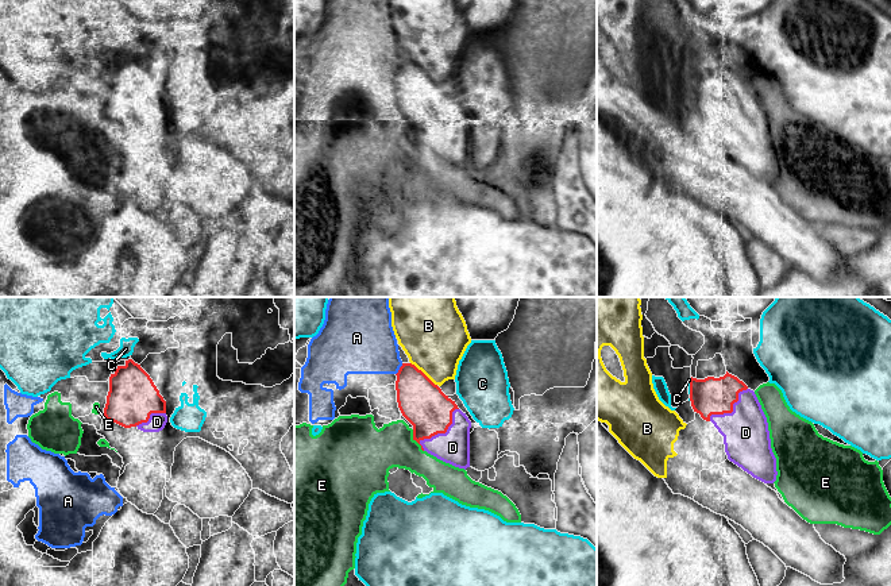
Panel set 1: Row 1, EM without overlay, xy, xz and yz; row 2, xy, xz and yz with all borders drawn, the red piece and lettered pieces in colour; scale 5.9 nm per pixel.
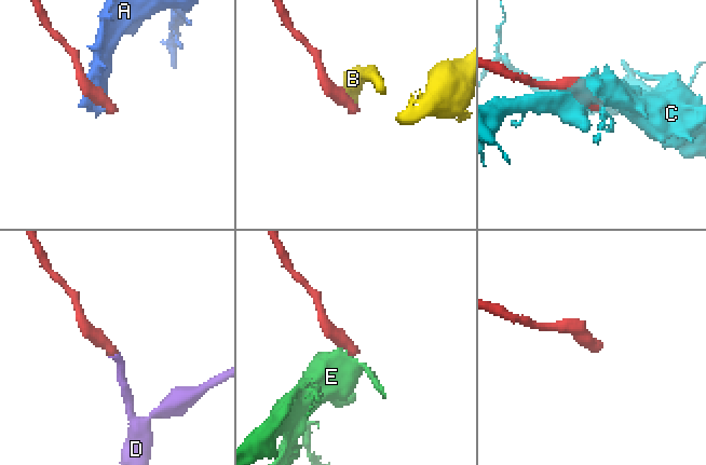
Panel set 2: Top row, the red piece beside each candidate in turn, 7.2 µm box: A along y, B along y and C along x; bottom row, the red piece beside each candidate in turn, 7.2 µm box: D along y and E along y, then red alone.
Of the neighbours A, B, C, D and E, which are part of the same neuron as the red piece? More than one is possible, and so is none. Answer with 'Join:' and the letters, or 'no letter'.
Join: D

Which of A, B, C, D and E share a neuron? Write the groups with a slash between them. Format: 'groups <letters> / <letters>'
groups A E / B / C / D

